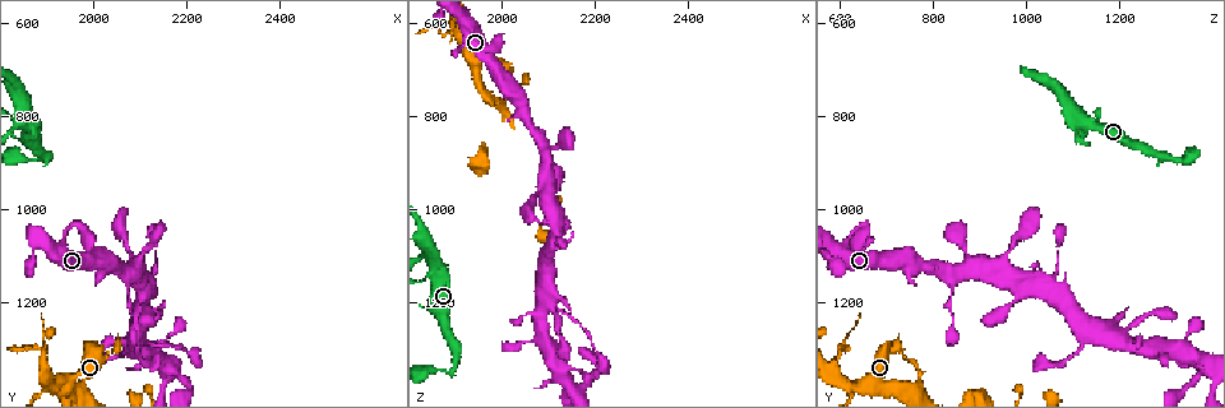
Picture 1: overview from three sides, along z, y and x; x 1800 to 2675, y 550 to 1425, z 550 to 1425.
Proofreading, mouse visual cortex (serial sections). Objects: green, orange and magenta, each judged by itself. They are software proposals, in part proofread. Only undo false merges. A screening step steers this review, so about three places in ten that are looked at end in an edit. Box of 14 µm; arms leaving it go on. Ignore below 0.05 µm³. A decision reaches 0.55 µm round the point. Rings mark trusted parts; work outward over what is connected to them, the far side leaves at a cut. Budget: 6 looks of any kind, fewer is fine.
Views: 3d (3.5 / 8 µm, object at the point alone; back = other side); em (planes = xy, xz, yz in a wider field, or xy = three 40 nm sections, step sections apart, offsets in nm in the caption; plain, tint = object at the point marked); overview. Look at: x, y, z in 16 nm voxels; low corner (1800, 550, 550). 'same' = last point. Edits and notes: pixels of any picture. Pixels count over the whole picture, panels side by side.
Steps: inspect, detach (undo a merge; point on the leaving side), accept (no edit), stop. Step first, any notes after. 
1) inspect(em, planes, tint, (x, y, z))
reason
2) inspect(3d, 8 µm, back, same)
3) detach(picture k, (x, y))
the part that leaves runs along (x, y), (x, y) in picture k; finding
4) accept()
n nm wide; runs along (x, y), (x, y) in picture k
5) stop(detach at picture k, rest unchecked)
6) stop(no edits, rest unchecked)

inspect(3d, 3.5 µm, (2110, 1285, 1200))
four-way junction

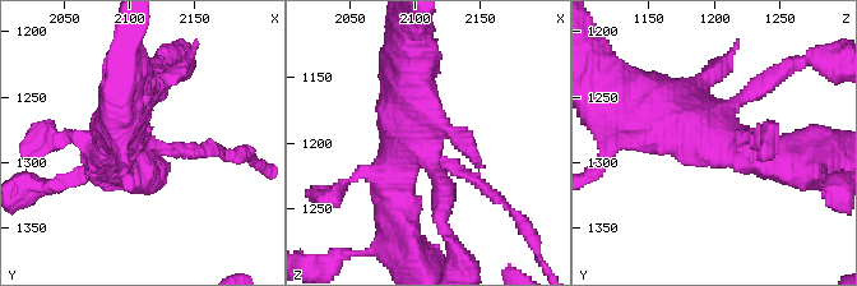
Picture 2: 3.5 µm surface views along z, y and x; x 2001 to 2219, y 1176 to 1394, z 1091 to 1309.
inspect(em, xy, step 3, plain, (2112, 1284, 1206))

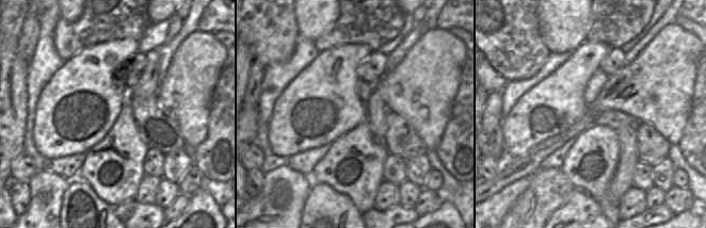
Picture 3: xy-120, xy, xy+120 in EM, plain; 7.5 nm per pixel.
inspect(em, xy, step 3, tint, same)
where the object lies

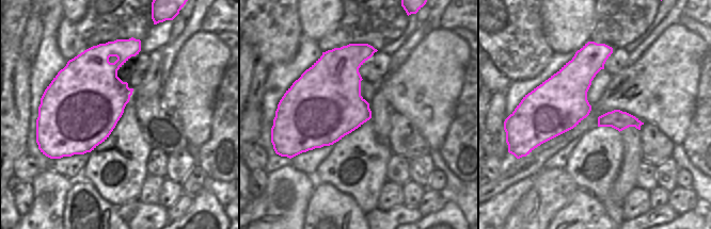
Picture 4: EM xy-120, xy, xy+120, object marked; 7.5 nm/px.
accept()
runs along (637, 109), (787, 160) in picture 2; one cell here

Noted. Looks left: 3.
inspect(3d, 3.5 µm, (1900, 900, 1335))
abrupt turn

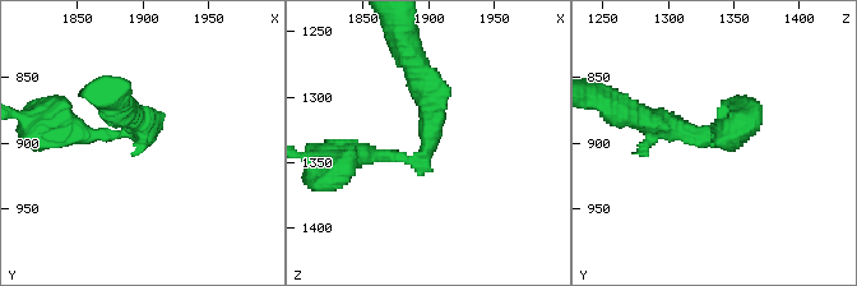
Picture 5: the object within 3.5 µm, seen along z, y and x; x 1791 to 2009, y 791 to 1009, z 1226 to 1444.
detach(picture 5, (78, 134))
arms of 200, 300 nm; the part that leaves runs along (116, 134), (49, 130), (33, 123) in picture 5; two cells meet here

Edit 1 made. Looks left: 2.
stop(detach at picture 5, rest unchecked)

